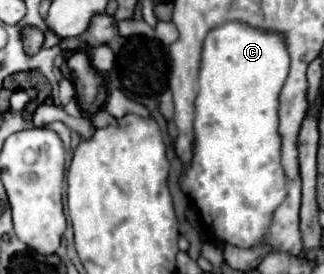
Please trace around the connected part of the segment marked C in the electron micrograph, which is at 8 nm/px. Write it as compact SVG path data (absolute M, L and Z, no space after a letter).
M226 22L210 30L204 40L202 66L200 66L200 90L196 96L194 118L194 158L192 166L182 174L180 188L188 194L204 224L212 234L238 248L252 248L260 244L266 228L270 226L274 208L286 198L286 178L280 166L280 136L278 136L278 92L288 76L290 56L284 40L278 34L258 32L248 24Z

